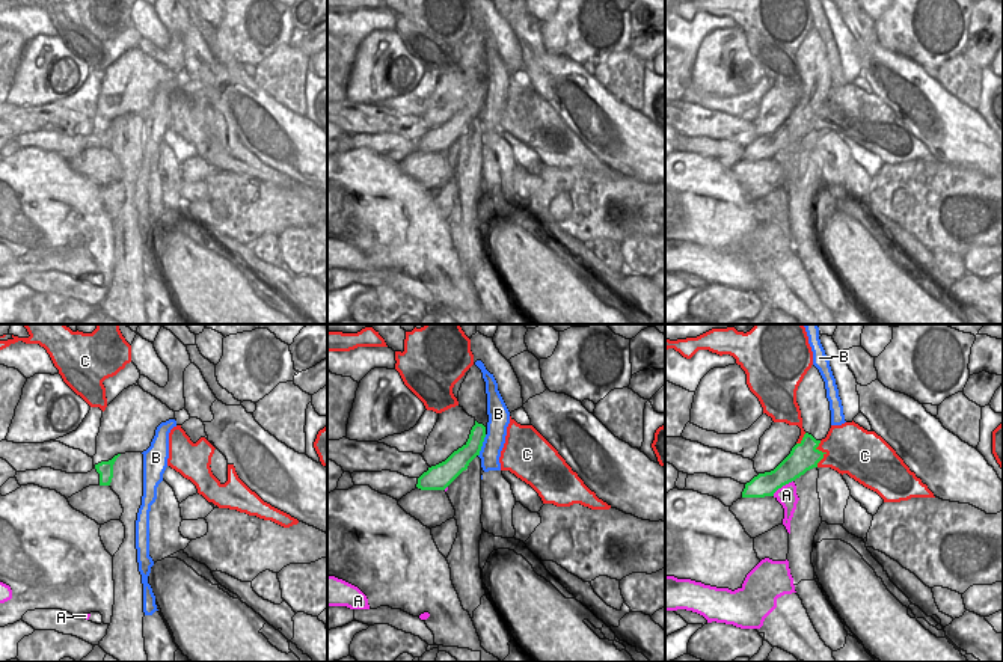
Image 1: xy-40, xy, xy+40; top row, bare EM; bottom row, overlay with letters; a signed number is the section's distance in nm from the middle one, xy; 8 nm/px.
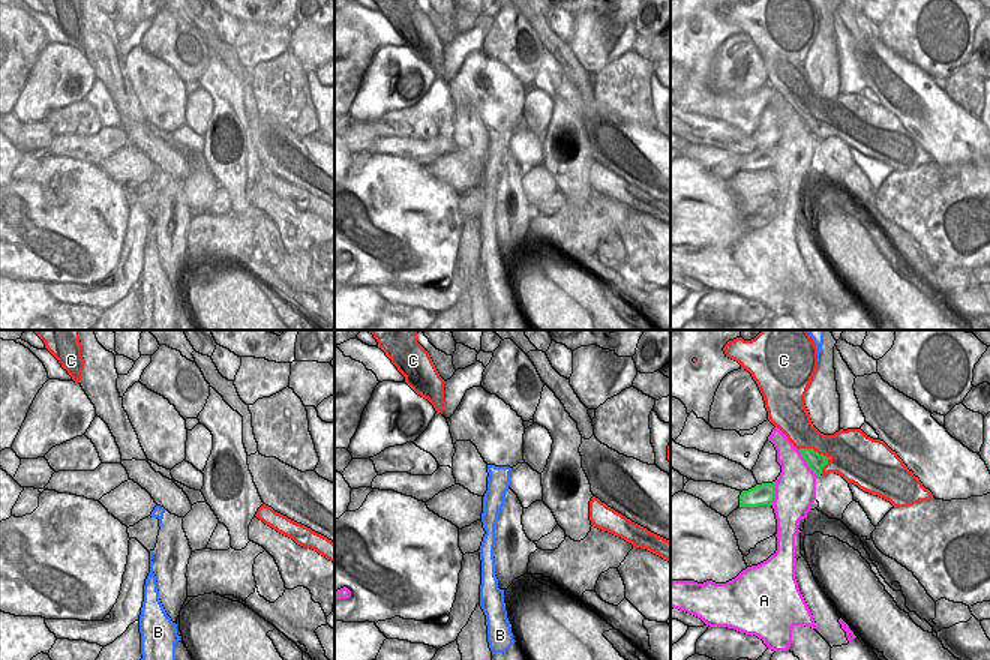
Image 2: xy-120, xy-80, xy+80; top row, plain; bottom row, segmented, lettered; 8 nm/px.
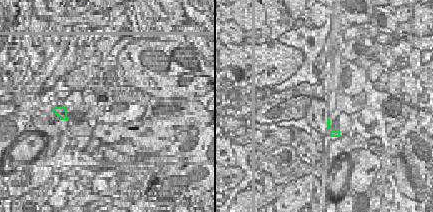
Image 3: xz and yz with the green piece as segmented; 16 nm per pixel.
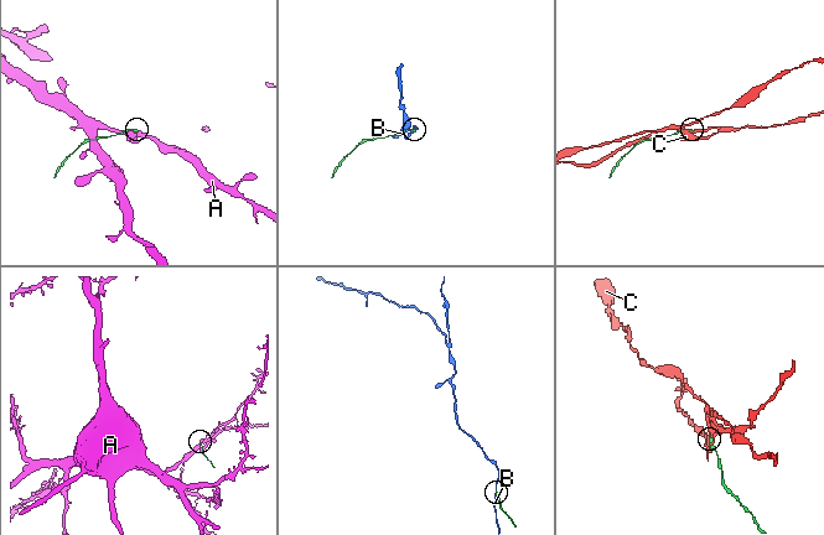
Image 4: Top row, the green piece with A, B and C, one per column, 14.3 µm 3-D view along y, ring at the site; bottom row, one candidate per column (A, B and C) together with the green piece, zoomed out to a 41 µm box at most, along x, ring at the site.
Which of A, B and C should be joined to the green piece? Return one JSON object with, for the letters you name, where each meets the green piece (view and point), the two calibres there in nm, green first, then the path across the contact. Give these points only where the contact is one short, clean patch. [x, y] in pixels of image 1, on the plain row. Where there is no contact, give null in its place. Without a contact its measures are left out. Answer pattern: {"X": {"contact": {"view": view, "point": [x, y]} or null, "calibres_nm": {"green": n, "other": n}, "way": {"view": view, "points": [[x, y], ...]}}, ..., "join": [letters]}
{"join": []}

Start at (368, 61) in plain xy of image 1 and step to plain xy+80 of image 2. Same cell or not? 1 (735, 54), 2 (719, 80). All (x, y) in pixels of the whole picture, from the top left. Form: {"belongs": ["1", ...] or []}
{"belongs": ["1", "2"]}

